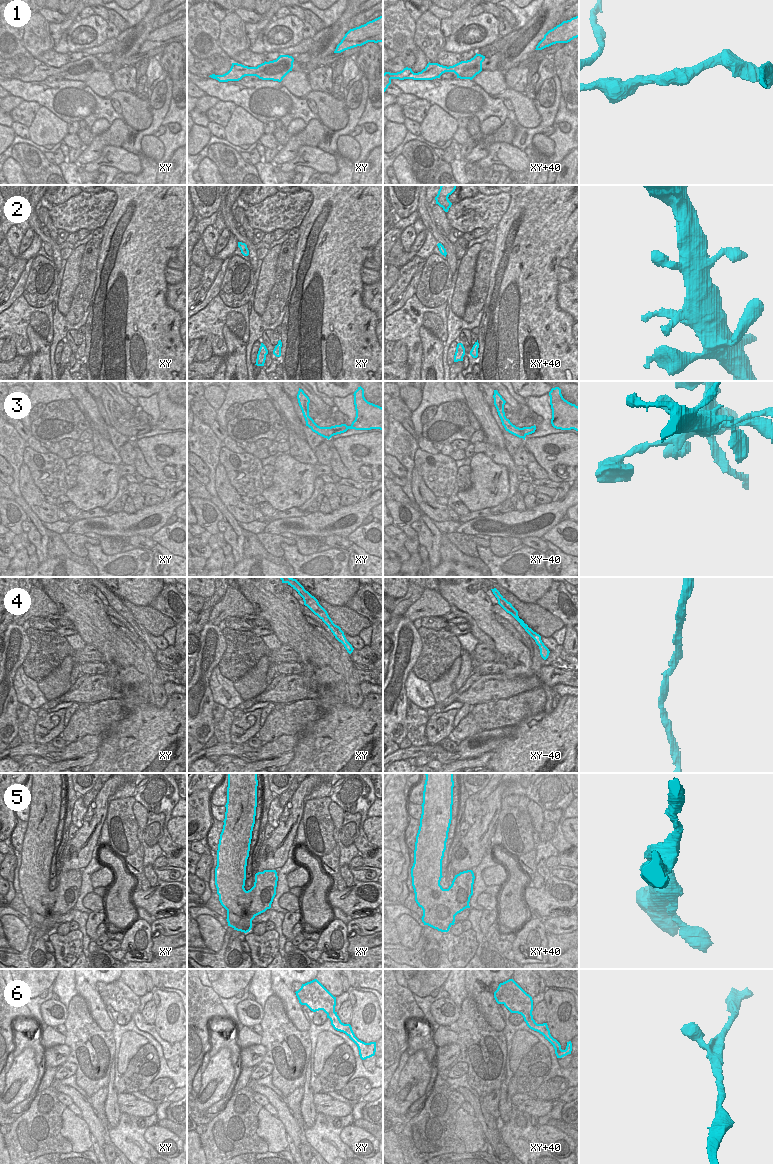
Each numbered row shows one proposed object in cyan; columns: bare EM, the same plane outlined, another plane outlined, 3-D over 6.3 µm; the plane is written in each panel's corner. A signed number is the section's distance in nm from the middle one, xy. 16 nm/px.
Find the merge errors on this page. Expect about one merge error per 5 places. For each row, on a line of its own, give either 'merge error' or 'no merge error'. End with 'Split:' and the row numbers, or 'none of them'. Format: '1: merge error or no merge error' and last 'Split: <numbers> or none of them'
1: no merge error
2: no merge error
3: no merge error
4: no merge error
5: no merge error
6: no merge error
Split: none of them

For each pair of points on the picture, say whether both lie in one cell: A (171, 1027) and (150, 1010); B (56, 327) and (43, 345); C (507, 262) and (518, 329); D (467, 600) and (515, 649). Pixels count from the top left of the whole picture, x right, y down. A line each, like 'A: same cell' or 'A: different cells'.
A: different cells
B: different cells
C: same cell
D: same cell

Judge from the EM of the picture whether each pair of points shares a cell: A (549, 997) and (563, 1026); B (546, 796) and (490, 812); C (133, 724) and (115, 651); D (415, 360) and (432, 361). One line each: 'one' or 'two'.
A: one
B: two
C: one
D: two

